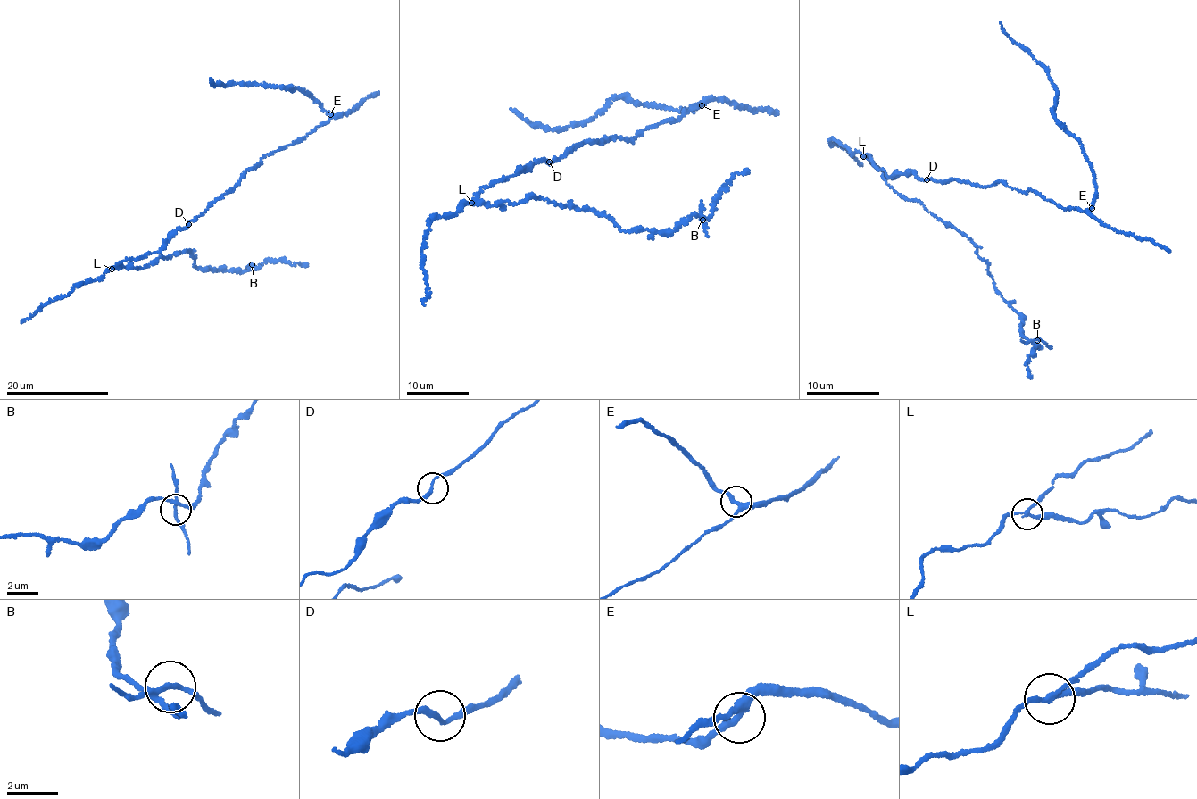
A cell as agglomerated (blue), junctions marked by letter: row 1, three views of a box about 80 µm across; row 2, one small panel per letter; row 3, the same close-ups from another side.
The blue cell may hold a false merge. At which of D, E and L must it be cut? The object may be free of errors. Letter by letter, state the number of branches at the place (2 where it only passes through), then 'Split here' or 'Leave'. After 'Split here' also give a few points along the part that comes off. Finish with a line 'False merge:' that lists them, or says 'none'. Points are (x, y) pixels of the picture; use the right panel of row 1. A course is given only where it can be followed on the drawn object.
D: Branches: 2. Leave
E: Branches: 3. Leave
L: Branches: 3. Split here. Course of the part to remove: (863, 156), (986, 262), (1022, 336), (1040, 347), (1027, 357), (1030, 378)
False merge: L

